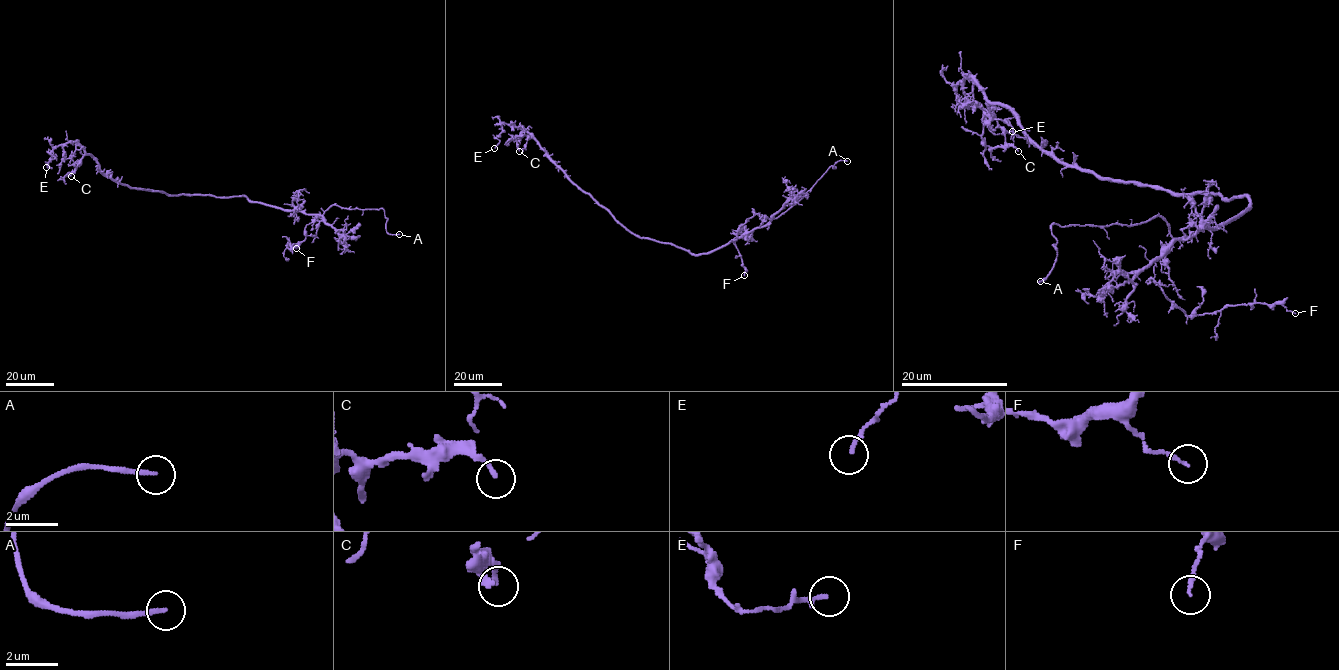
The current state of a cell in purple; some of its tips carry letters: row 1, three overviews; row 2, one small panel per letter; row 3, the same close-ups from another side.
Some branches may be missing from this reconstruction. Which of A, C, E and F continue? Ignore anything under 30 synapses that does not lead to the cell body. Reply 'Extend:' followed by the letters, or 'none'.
Extend: A

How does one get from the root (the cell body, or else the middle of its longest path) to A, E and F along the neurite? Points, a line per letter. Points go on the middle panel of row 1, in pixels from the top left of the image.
A: (657, 241), (672, 243), (694, 254), (715, 250), (785, 213), (831, 166), (835, 168), (838, 161), (847, 161)
E: (657, 241), (628, 231), (583, 192), (528, 132), (500, 123), (502, 132), (496, 137), (500, 142), (494, 148)
F: (657, 241), (694, 254), (709, 253), (770, 220), (752, 211), (734, 241), (744, 275)

